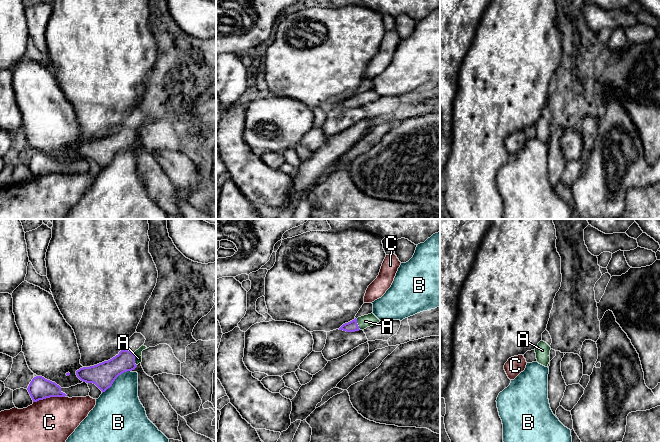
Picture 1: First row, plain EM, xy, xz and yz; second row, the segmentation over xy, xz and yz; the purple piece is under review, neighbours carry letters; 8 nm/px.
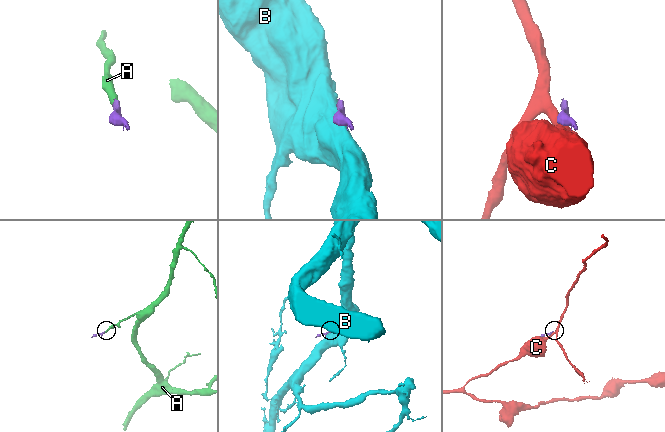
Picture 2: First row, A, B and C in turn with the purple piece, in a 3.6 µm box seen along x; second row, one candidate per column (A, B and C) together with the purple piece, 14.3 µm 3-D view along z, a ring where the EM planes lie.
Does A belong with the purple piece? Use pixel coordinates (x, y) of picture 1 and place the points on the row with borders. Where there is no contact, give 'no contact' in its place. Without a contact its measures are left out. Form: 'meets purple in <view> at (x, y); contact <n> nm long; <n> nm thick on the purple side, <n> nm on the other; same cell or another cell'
meets purple in xy at (134, 359); contact 110 nm long; 180 nm thick on the purple side, 60 nm on the other; same cell

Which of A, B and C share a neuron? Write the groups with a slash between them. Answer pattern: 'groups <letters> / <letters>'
groups A / B / C

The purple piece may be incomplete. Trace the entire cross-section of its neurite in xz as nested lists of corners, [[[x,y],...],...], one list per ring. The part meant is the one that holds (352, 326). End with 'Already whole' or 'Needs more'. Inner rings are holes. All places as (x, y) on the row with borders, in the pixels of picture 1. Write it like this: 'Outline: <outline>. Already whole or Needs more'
Outline: [[[373,314],[364,315],[361,317],[355,318],[354,320],[343,324],[339,330],[343,330],[346,332],[355,332],[359,330],[364,330],[367,327],[376,325],[380,320]]]. Needs more

